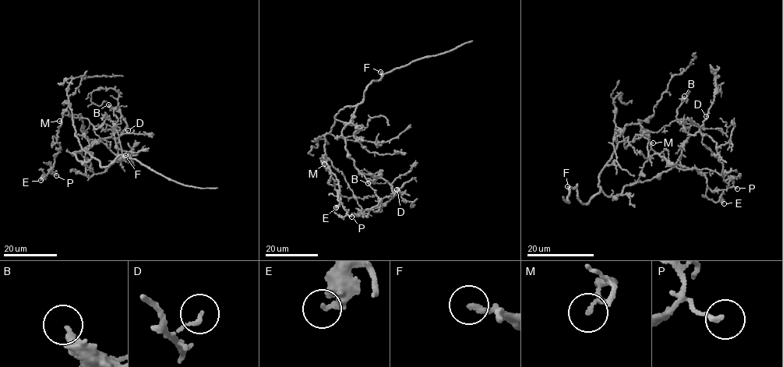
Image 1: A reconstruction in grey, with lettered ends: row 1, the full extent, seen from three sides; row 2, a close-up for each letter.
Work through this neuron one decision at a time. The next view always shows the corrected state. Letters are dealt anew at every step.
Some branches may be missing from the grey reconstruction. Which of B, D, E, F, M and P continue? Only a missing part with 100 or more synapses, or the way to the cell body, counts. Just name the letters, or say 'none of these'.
F

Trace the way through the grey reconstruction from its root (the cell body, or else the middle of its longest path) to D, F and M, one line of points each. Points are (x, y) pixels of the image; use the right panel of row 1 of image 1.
D: (617, 195), (626, 186), (650, 181), (670, 170), (680, 156), (682, 147), (700, 129), (706, 116)
F: (617, 195), (606, 195), (601, 191), (583, 203), (577, 196), (577, 185), (573, 188), (567, 186)
M: (617, 195), (606, 195), (597, 185), (600, 173), (616, 146), (616, 135), (626, 125), (639, 124), (653, 142)

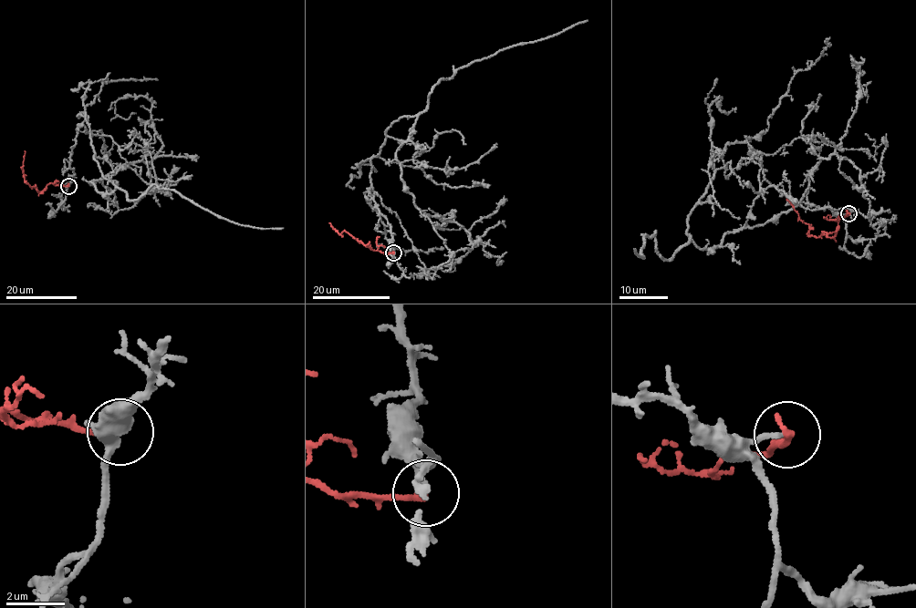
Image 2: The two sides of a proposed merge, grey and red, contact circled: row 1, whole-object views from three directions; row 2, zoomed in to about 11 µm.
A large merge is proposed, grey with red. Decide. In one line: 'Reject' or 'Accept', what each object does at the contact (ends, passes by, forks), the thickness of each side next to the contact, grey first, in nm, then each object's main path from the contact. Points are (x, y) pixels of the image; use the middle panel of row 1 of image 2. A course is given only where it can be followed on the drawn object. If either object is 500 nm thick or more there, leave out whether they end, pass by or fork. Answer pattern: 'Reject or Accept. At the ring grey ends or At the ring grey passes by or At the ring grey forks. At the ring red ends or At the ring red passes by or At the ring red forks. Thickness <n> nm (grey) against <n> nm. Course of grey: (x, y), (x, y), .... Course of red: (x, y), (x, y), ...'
Accept. At the ring grey ends. At the ring red ends. Thickness 180 nm (grey) against 280 nm. Course of grey: (394, 252), (371, 159), (414, 116), (401, 180), (473, 242), (451, 267), (413, 273), (440, 277). Course of red: (394, 252), (373, 251), (345, 231), (340, 234), (329, 223)

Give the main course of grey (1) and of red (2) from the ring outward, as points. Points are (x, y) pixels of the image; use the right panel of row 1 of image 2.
1: (848, 213), (728, 143), (686, 232), (713, 249), (793, 209), (856, 109), (852, 61), (871, 81)
2: (848, 213), (839, 219), (834, 237), (824, 234), (817, 238), (808, 236), (809, 224), (801, 220), (786, 199)

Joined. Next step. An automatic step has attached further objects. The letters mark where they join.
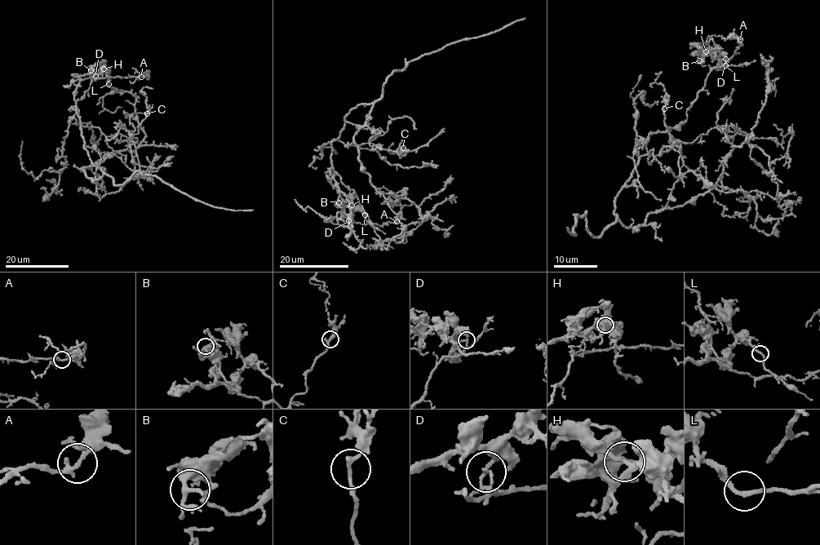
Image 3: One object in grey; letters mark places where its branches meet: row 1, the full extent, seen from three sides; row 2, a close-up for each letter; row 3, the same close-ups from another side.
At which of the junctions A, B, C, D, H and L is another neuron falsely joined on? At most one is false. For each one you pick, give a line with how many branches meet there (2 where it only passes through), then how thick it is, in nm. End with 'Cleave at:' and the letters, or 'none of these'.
D: 4 branches meet; 140 nm thick
Cleave at: D

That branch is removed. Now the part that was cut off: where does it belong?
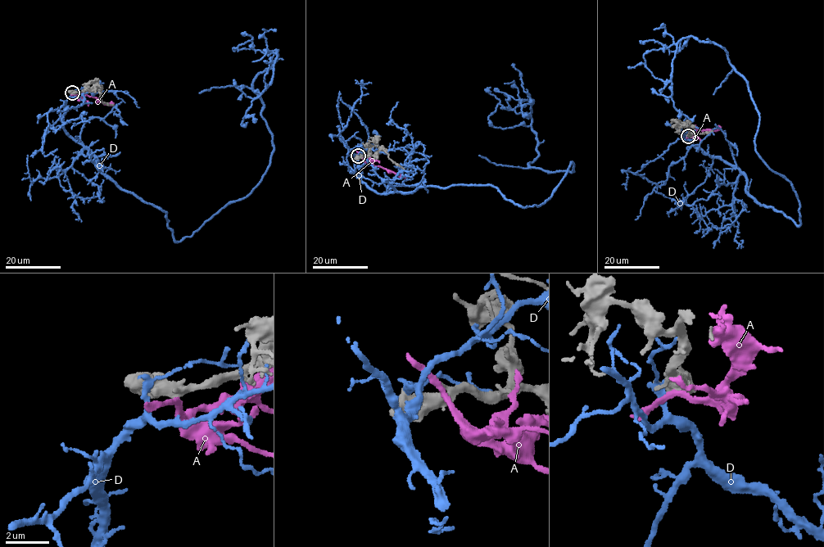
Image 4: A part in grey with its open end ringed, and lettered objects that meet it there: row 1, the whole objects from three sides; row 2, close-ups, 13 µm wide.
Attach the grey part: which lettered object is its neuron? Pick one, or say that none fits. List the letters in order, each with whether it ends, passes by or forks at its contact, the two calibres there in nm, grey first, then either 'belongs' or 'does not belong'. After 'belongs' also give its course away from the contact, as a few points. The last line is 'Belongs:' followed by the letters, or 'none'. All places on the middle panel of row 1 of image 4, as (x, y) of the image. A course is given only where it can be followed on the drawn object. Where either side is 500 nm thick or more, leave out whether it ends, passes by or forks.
A: it passes by | 440/240 nm | does not belong
D: 850/280 nm | does not belong
Belongs: none

